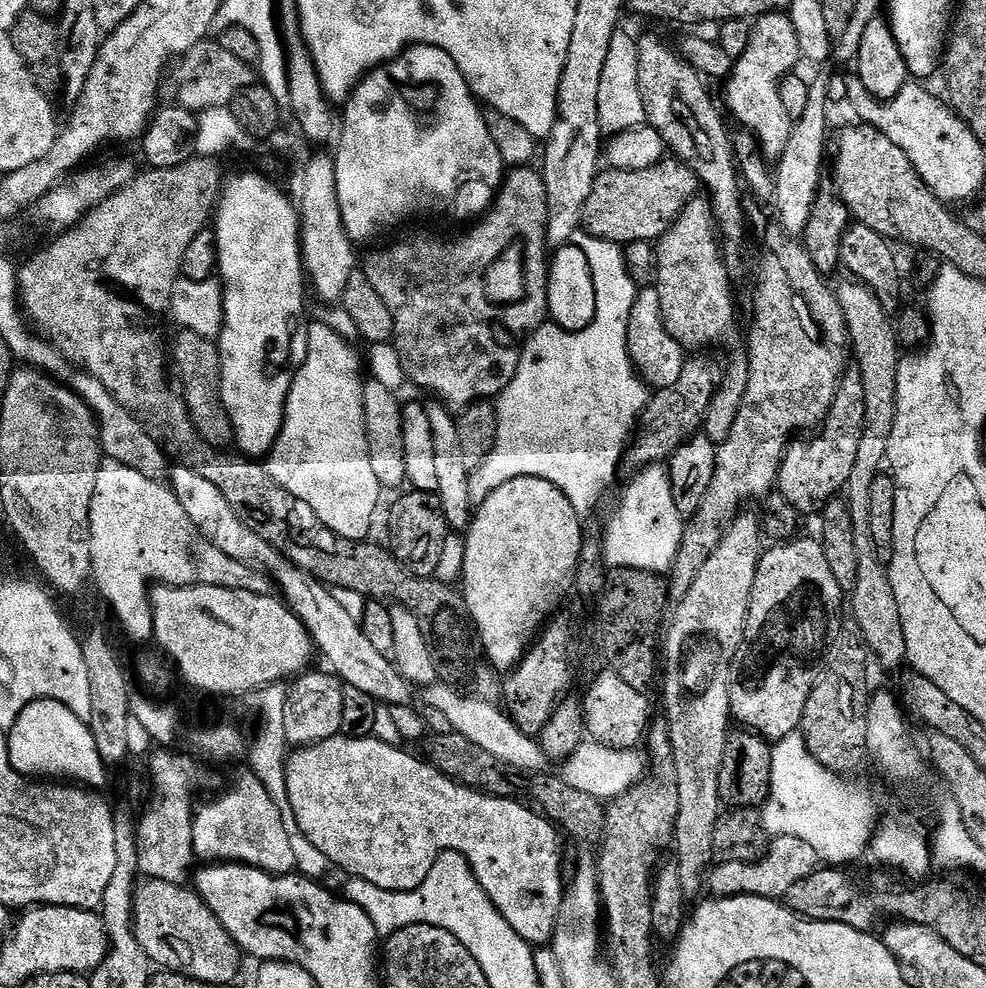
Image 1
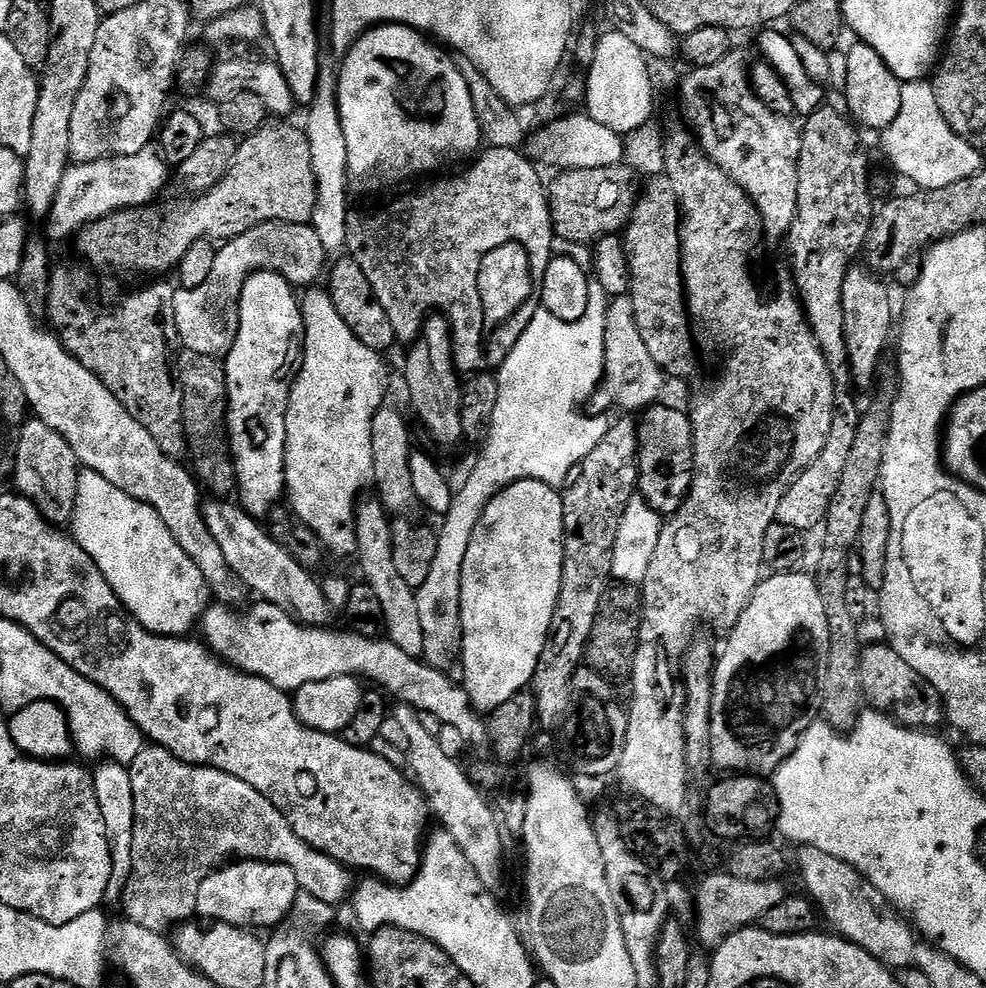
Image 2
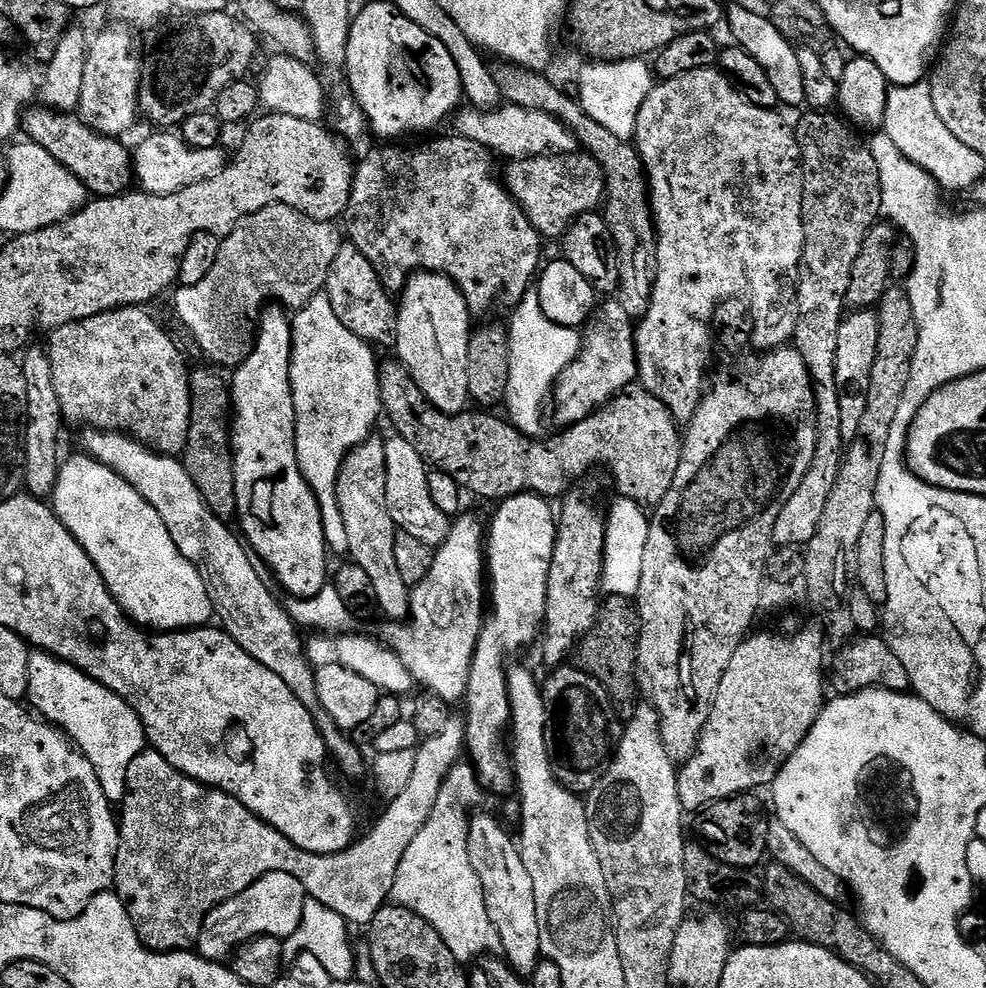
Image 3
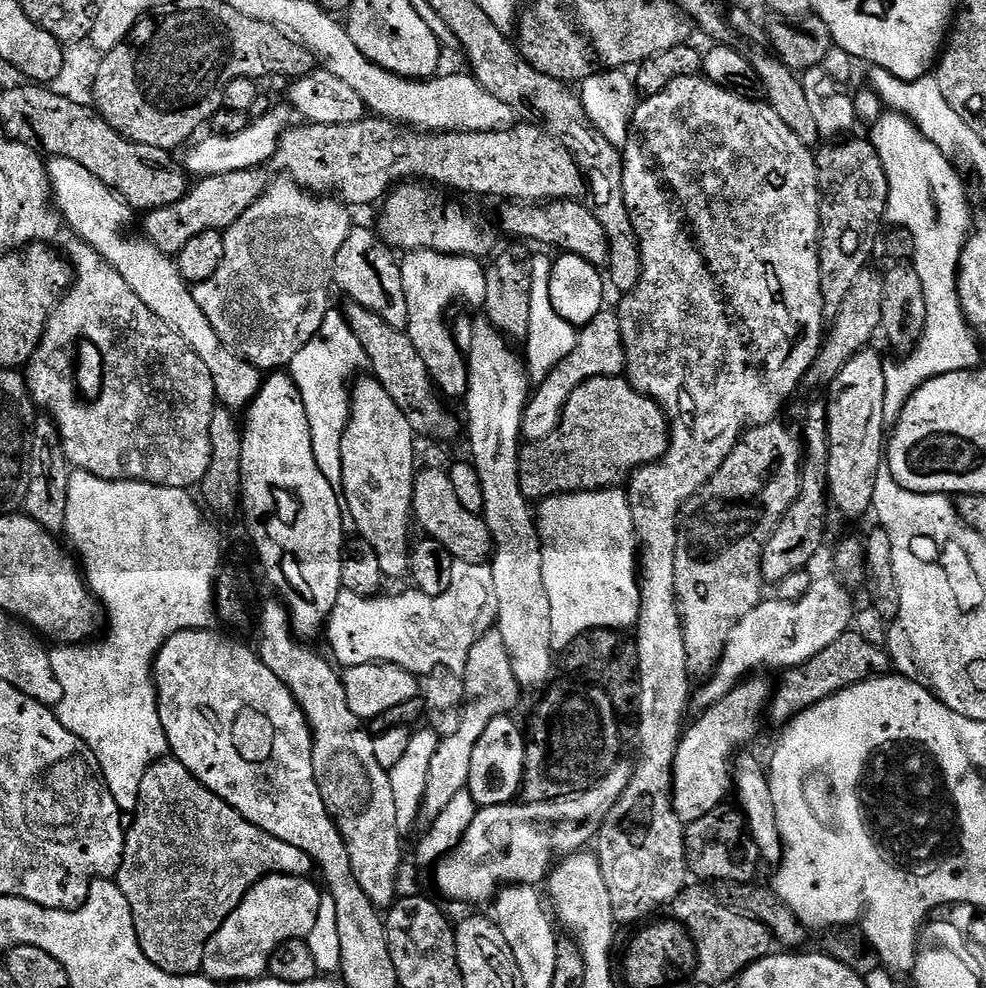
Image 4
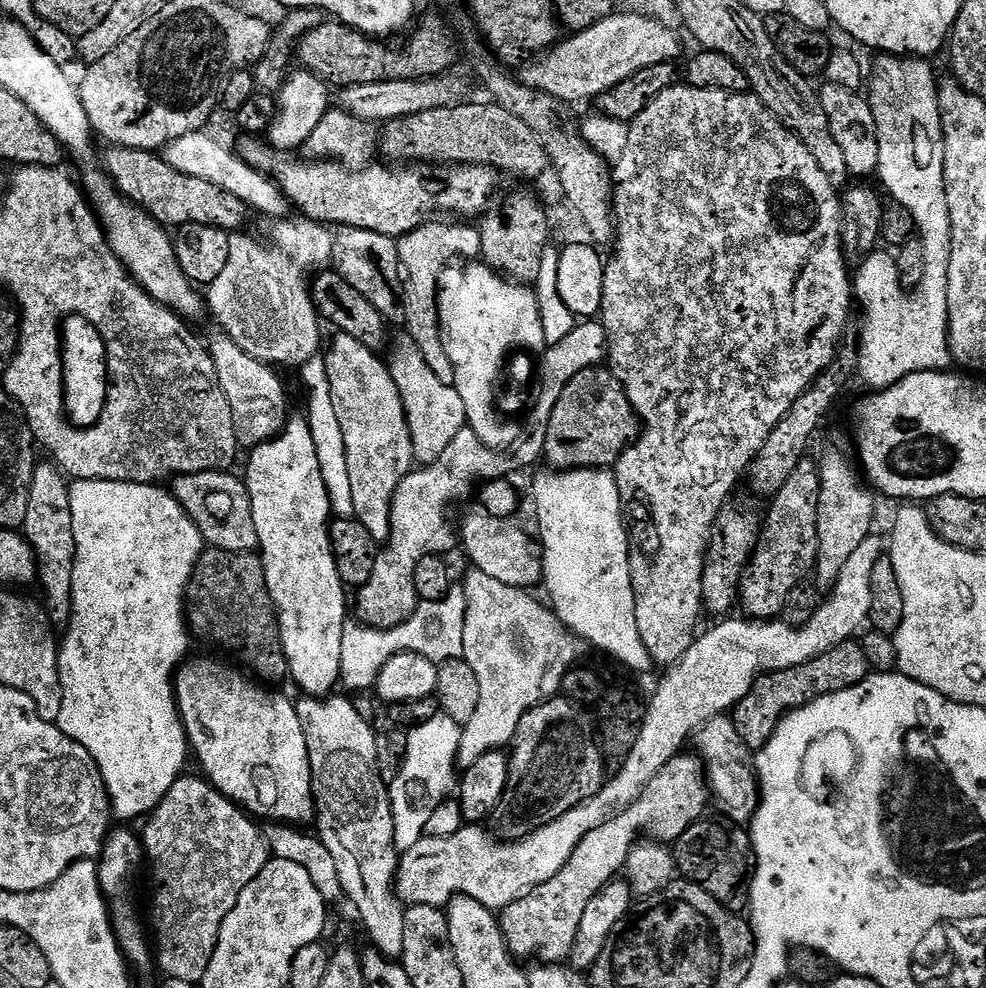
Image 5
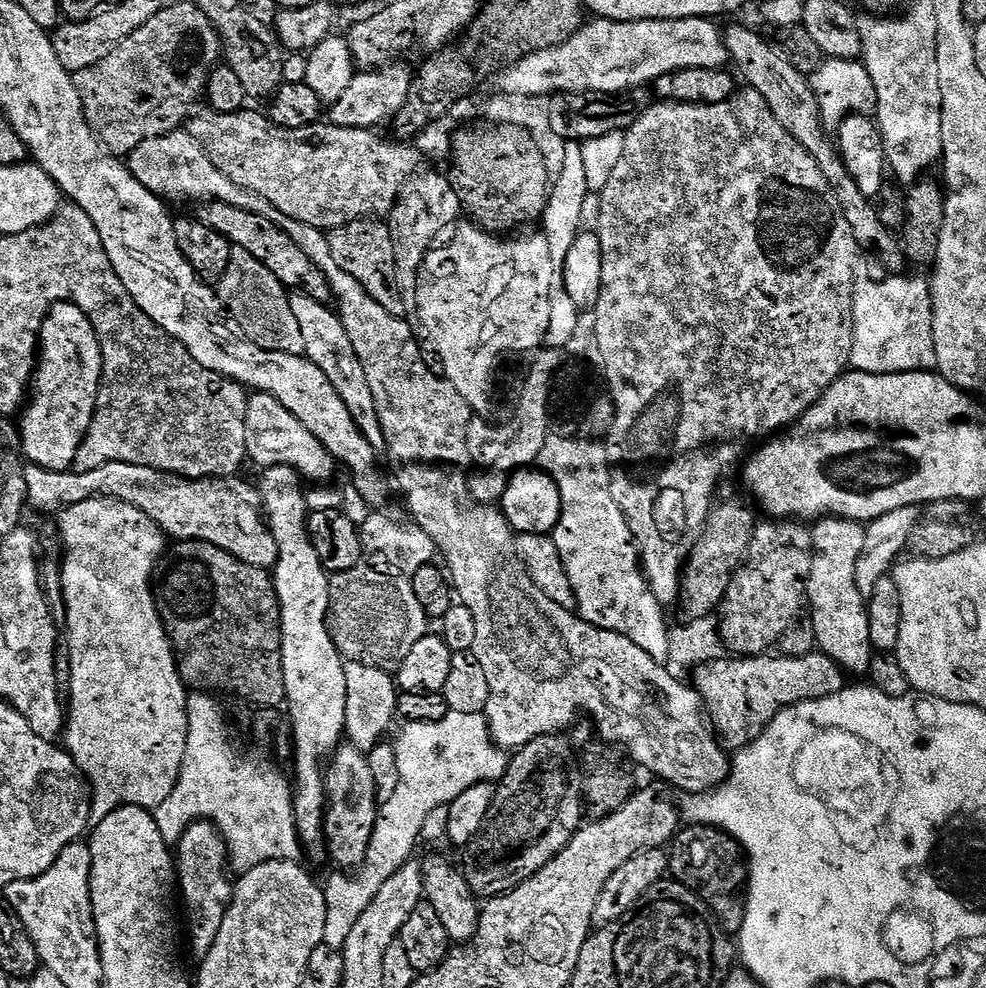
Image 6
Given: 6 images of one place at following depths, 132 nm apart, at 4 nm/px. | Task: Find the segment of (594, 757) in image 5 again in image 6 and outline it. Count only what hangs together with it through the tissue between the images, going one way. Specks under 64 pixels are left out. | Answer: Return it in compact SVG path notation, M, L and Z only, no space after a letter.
M564 734L539 736L526 746L515 749L509 759L504 777L495 785L496 797L490 806L490 814L486 814L486 822L482 822L482 830L478 830L478 834L474 834L474 838L463 849L462 871L477 898L501 896L503 892L514 890L538 874L546 862L554 859L572 841L582 826L580 815L583 817L586 812L582 769L578 763L577 749L576 752L572 749L566 737Z

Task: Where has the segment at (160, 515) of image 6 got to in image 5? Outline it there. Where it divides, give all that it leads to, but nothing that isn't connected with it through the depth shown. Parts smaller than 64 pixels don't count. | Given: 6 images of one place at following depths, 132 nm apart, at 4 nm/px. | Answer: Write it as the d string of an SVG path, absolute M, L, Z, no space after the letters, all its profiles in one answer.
M228 470L199 472L178 476L171 481L172 497L186 510L186 514L198 526L205 545L222 552L252 554L258 548L258 530L254 530L254 514L250 506L247 483Z

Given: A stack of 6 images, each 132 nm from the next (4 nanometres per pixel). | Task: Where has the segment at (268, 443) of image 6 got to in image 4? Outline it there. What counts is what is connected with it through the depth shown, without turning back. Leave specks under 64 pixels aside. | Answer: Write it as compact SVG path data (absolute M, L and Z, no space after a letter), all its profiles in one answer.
M51 157L46 164L48 180L51 182L53 205L63 218L65 225L73 235L86 241L92 249L106 262L110 262L118 274L129 283L138 298L149 307L154 314L166 322L191 346L202 362L206 362L206 370L210 370L210 378L214 378L216 399L229 410L247 409L253 400L262 392L262 372L248 360L236 357L222 344L221 338L210 326L202 308L198 306L192 294L193 289L181 278L175 259L158 250L147 237L128 238L124 226L128 225L133 209L104 182L98 181L96 175L79 165L74 159Z

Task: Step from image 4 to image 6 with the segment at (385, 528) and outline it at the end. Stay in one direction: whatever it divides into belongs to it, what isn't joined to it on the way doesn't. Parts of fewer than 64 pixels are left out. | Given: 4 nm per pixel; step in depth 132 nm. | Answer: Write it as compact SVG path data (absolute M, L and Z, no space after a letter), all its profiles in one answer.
M299 294L289 295L289 304L295 319L302 330L305 350L303 355L326 378L330 378L330 386L338 390L338 398L346 402L346 410L350 410L350 418L358 426L358 430L366 438L366 442L374 449L384 448L382 422L378 422L378 406L374 406L374 394L370 394L370 382L366 382L366 370L362 370L362 362L358 362L358 354L354 354L354 346L346 334L346 326L342 326L339 315L329 305L314 302L314 298L306 298Z

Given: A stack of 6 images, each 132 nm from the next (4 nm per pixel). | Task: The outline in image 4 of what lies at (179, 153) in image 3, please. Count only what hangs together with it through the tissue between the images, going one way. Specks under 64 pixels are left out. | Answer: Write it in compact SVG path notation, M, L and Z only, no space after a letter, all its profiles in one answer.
M276 104L264 116L249 121L247 127L234 137L212 134L212 144L208 144L206 137L199 139L187 149L189 152L186 158L184 157L185 169L193 177L203 178L206 176L221 176L226 173L255 171L263 167L262 164L267 161L269 163L275 157L279 148L279 139L291 123L289 121L290 114L292 115L292 110L289 105L280 106L280 104Z

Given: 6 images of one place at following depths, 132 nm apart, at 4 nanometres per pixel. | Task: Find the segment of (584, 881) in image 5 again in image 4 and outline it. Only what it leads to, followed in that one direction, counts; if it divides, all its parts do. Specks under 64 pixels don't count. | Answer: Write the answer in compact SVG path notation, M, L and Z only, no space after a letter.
M748 678L737 684L726 698L703 709L692 725L683 729L680 745L672 763L672 809L680 823L687 826L706 818L710 810L721 807L729 799L734 782L734 757L760 732L760 719L766 716L770 684Z

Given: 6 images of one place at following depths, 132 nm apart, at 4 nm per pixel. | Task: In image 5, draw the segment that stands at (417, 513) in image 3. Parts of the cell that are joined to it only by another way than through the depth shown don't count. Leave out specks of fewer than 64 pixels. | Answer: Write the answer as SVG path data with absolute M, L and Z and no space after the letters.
M476 510L473 516L464 520L464 525L458 528L458 540L464 544L464 552L472 559L471 567L482 574L490 574L490 578L498 578L498 582L506 582L506 586L535 589L535 584L541 583L544 574L544 557L537 541L532 540L519 528L512 524L511 519L503 520Z

